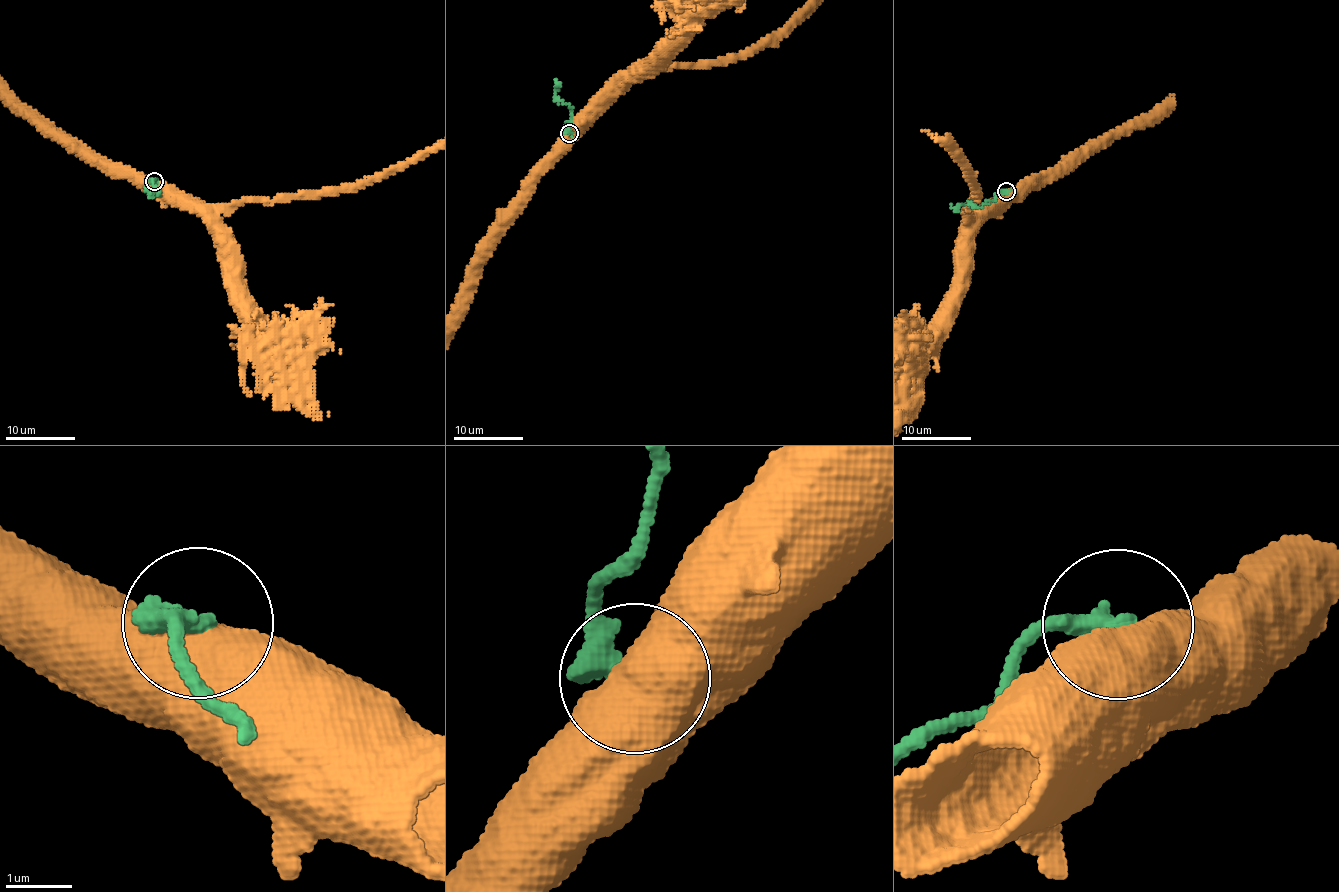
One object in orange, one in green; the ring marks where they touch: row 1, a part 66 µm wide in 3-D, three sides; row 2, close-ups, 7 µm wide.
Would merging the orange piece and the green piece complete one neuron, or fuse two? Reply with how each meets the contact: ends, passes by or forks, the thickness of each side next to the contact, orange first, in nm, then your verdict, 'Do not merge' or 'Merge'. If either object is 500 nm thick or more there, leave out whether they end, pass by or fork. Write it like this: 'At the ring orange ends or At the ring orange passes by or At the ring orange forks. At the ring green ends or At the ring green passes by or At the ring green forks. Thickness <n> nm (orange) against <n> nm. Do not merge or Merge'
Thickness 750 nm (orange) against 400 nm. Do not merge

